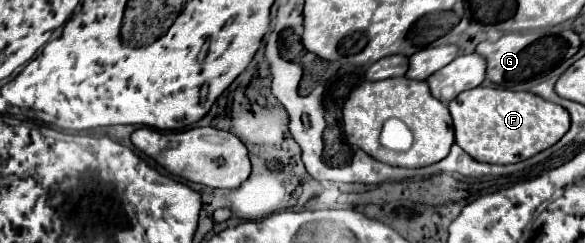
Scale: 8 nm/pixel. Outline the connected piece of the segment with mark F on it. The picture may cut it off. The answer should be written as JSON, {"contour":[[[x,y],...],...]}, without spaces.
{"contour":[[[501,86],[463,91],[449,103],[449,111],[453,117],[455,143],[481,163],[519,163],[555,145],[569,129],[569,113],[561,105],[529,91],[509,91]]]}

